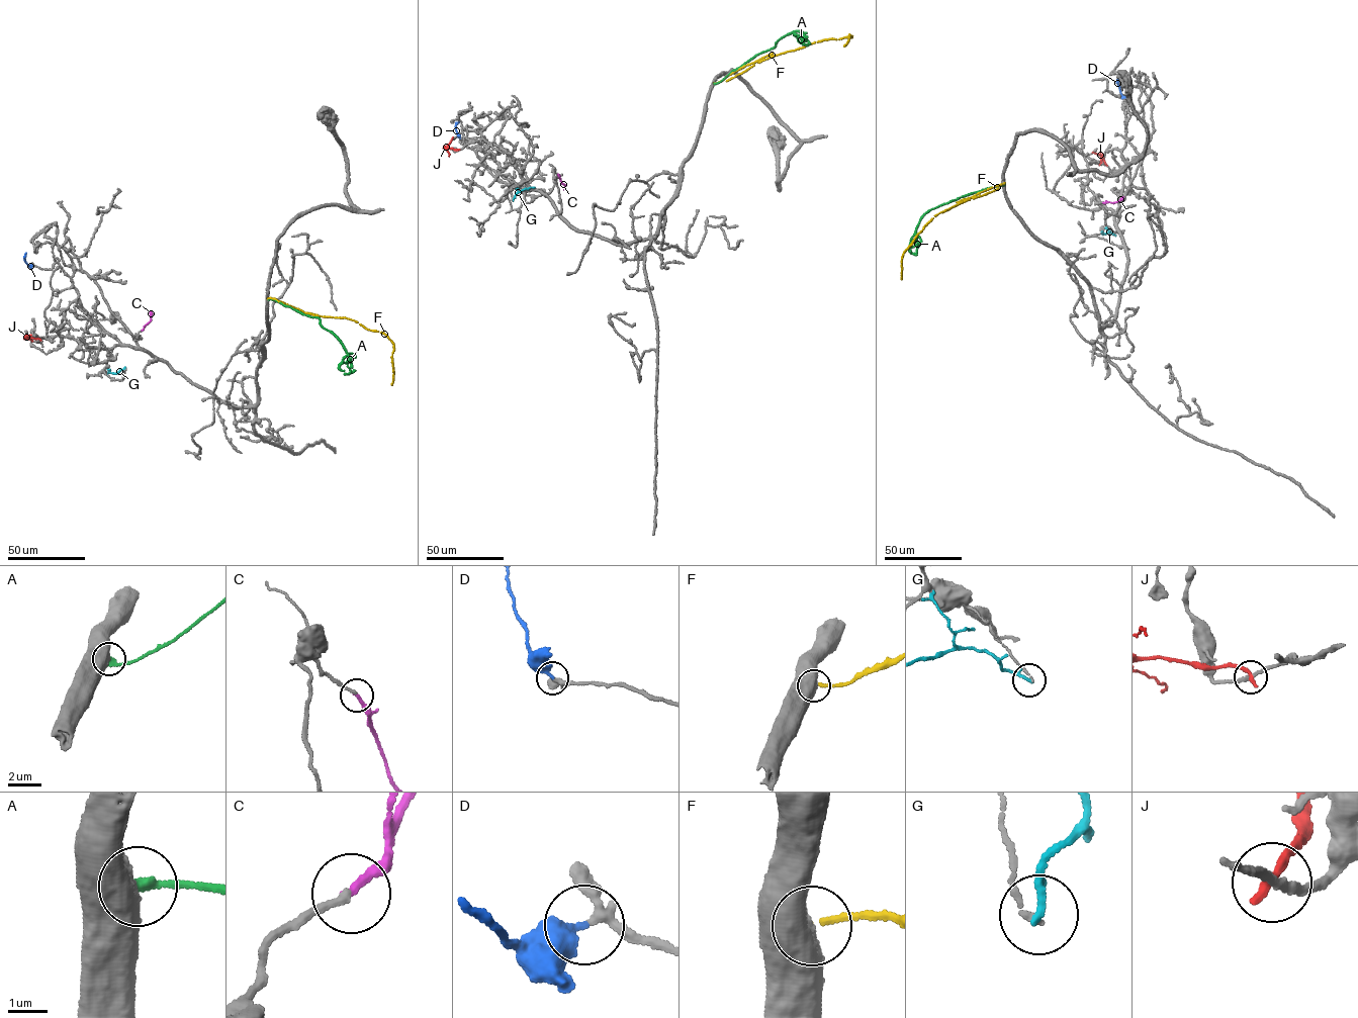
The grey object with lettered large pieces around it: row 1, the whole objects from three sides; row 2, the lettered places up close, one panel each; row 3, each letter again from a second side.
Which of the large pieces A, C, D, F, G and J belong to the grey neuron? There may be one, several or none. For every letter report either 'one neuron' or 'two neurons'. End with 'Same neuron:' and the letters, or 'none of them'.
A: two neurons
C: one neuron
D: one neuron
F: two neurons
G: two neurons
J: two neurons
Same neuron: C, D

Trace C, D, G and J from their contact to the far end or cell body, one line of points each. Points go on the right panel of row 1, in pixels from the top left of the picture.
C: (1103, 202), (1116, 202), (1123, 196)
D: (1124, 97), (1117, 79)
G: (1115, 236), (1102, 230)
J: (1100, 164), (1100, 155), (1092, 152)

